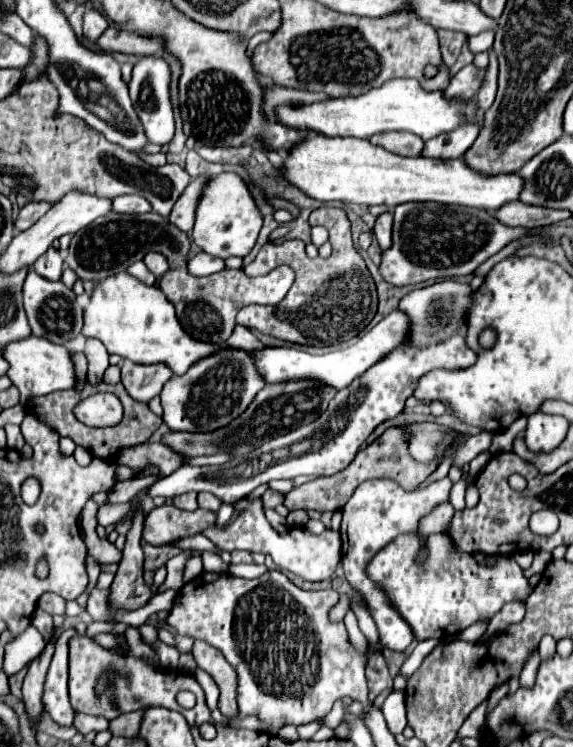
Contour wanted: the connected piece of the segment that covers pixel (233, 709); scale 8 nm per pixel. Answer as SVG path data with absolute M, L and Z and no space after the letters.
M194 640L192 656L194 656L198 668L202 668L204 672L208 672L216 680L216 684L220 688L218 710L228 718L236 716L238 713L236 702L236 670L224 660L224 656L216 648L204 644L202 640Z

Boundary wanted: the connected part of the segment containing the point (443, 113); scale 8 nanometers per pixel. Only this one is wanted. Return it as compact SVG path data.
M388 80L384 86L374 88L358 98L326 98L322 102L312 102L306 106L286 106L280 104L274 110L276 122L294 130L316 132L322 136L352 136L370 138L372 134L406 130L418 134L422 140L438 136L440 132L450 132L460 120L470 120L482 124L476 104L448 104L442 92L424 92L416 80Z

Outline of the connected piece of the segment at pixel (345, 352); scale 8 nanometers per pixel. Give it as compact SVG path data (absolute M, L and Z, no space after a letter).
M394 310L390 316L382 318L374 328L361 334L359 338L345 342L338 352L332 352L332 354L312 356L312 354L296 350L296 348L264 348L264 350L258 350L256 352L258 370L268 384L300 380L300 378L316 378L316 380L330 384L336 390L340 390L340 388L348 386L356 376L366 372L372 364L376 364L376 360L380 360L380 356L386 356L388 352L392 352L392 346L402 344L406 332L408 332L408 318L402 312Z

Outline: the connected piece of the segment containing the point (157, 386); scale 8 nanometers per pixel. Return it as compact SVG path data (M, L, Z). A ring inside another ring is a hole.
M140 364L140 368L144 368L144 396L140 396L140 392L128 392L134 400L140 402L148 402L154 396L160 394L162 384L166 384L166 380L174 374L166 364Z

